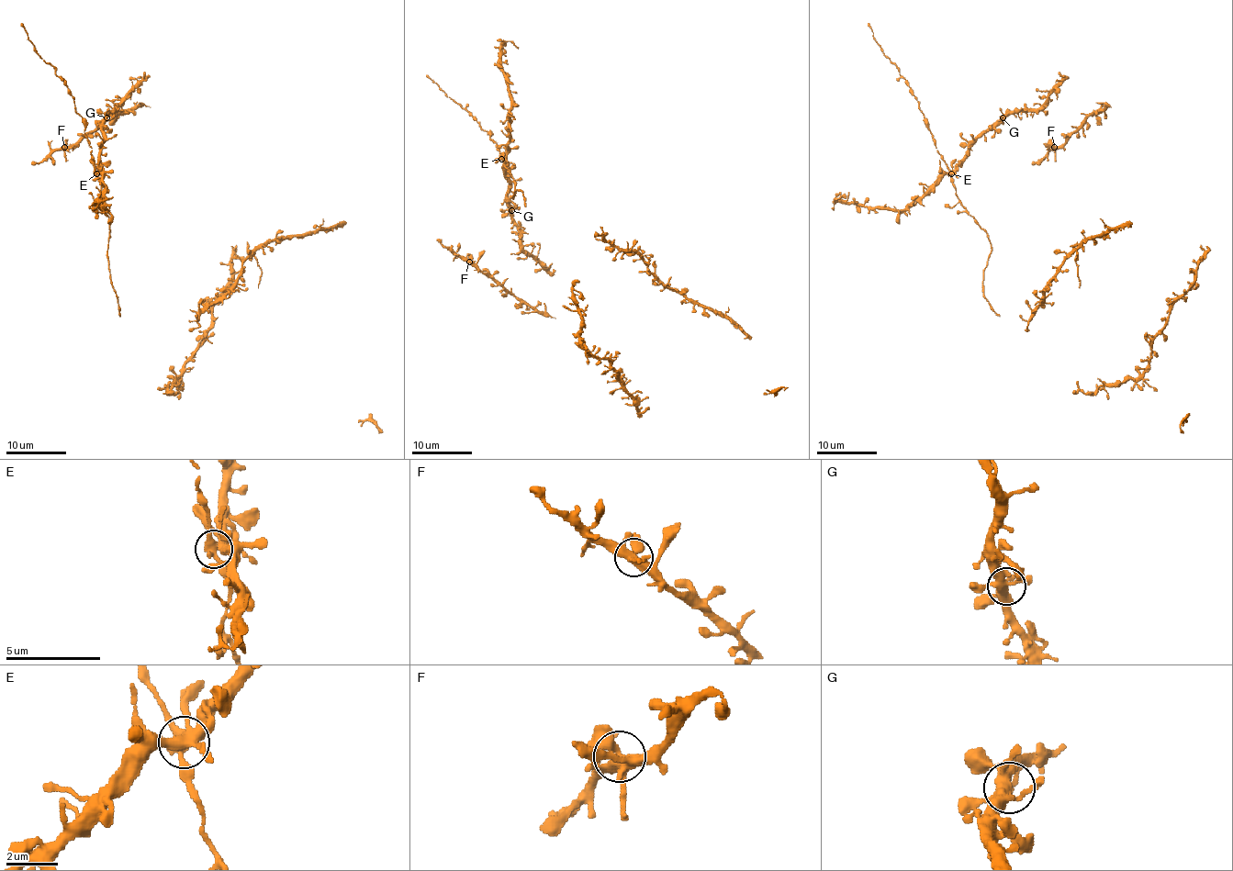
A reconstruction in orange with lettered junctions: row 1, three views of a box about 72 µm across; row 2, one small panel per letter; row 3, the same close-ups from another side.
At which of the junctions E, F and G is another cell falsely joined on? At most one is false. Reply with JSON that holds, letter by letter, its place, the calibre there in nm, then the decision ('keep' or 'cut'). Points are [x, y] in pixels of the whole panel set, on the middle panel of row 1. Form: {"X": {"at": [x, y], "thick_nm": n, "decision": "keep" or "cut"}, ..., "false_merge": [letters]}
{"E": {"at": [501, 159], "thick_nm": 440, "decision": "keep"}, "F": {"at": [469, 262], "thick_nm": 440, "decision": "keep"}, "G": {"at": [511, 210], "thick_nm": 440, "decision": "keep"}, "false_merge": []}

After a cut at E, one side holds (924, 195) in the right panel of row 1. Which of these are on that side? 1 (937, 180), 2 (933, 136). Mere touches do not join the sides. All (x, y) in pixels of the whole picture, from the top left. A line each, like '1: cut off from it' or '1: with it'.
1: with it
2: cut off from it

